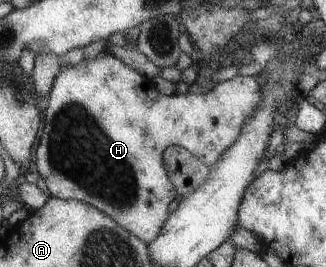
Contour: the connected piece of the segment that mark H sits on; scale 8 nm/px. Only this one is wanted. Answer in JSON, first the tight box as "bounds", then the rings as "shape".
{"bounds":[34,52,261,244],"shape":[[[99,52],[92,60],[81,60],[75,67],[61,67],[61,70],[54,78],[50,91],[48,92],[48,103],[44,109],[44,125],[40,139],[38,139],[38,146],[34,149],[34,159],[37,167],[37,173],[42,179],[49,191],[50,196],[62,199],[75,199],[101,211],[104,215],[113,219],[119,226],[122,226],[128,233],[141,239],[145,244],[155,238],[159,233],[160,226],[168,217],[168,203],[174,199],[177,191],[174,189],[173,183],[165,172],[165,167],[162,163],[162,152],[168,146],[178,146],[186,148],[190,155],[198,158],[202,163],[208,167],[221,157],[224,151],[229,148],[241,132],[242,124],[245,123],[246,118],[250,118],[257,110],[258,104],[261,102],[261,95],[259,94],[259,79],[253,76],[237,75],[222,83],[216,84],[211,90],[206,93],[194,94],[192,92],[175,93],[170,96],[160,94],[154,88],[152,80],[147,76],[140,75],[135,70],[126,66],[121,60],[112,55],[112,53]]]}

